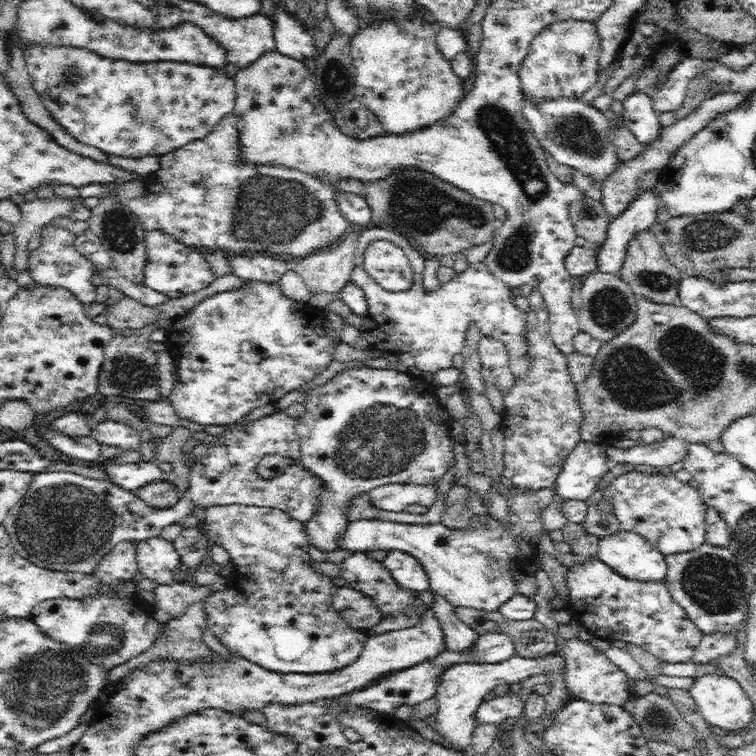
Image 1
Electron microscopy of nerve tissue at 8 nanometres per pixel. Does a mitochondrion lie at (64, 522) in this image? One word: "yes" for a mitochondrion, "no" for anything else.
yes

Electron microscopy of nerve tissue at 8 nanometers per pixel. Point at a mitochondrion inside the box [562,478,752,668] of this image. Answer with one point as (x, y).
(714, 585)

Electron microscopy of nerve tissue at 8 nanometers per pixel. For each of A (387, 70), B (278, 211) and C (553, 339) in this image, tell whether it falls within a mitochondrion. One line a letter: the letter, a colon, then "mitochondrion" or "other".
A: other
B: mitochondrion
C: other

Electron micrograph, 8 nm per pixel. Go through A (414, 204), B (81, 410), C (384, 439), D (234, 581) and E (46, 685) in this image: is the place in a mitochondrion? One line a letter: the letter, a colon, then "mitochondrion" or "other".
A: mitochondrion
B: other
C: mitochondrion
D: other
E: mitochondrion

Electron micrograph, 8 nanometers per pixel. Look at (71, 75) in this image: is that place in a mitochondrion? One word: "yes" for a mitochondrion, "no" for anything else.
yes

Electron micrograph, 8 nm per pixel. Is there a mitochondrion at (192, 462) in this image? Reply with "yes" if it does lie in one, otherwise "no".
no

